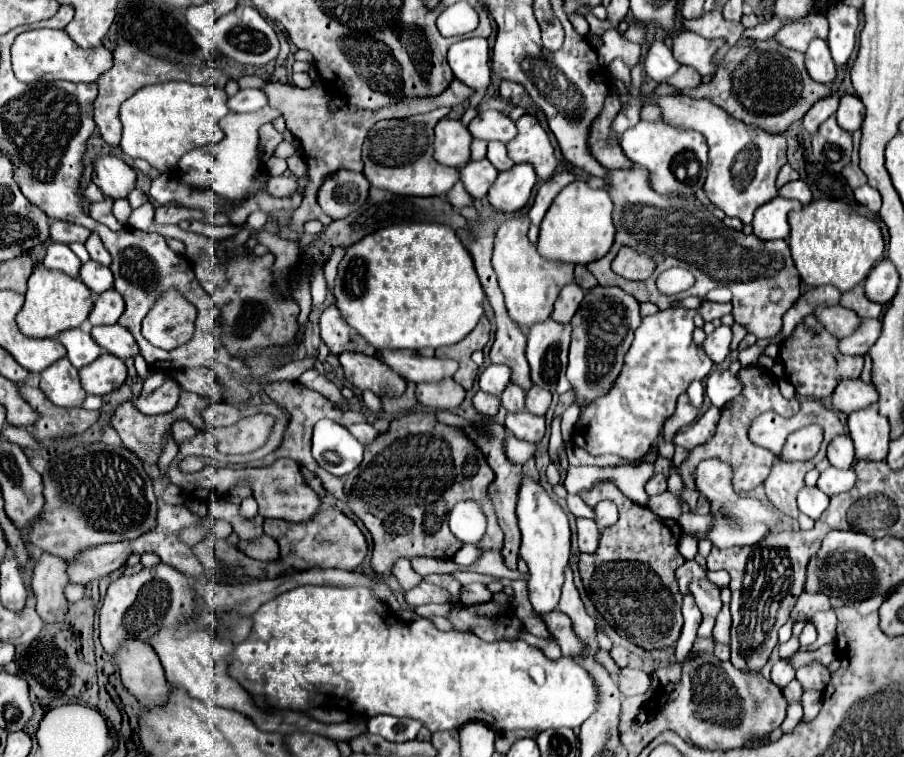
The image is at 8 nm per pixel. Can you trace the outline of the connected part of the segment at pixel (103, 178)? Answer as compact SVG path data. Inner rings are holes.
M104 155L94 161L92 181L112 199L126 199L136 187L136 171L114 155Z

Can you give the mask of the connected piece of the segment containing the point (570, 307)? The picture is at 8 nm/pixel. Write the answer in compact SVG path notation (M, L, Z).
M570 283L566 285L560 295L558 295L558 301L554 303L554 313L552 313L552 319L556 319L558 323L570 323L570 319L574 317L580 301L584 299L584 291L576 285L576 283Z

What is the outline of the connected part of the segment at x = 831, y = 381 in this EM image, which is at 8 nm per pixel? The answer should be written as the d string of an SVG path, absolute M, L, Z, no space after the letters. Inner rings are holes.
M810 313L808 317L804 317L804 321L800 325L796 325L792 335L780 343L780 359L784 363L790 383L796 387L796 393L800 397L812 397L812 399L822 401L834 393L836 385L842 379L860 377L864 359L840 353L836 341L838 341L836 337L826 335L824 325L820 325L820 321L816 321L816 317Z

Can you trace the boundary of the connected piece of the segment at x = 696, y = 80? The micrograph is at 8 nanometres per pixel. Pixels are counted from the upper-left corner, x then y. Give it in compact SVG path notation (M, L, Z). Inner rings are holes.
M682 65L676 75L672 75L668 81L664 83L670 83L670 85L676 85L680 89L686 89L686 87L698 87L702 83L702 77L688 65Z

